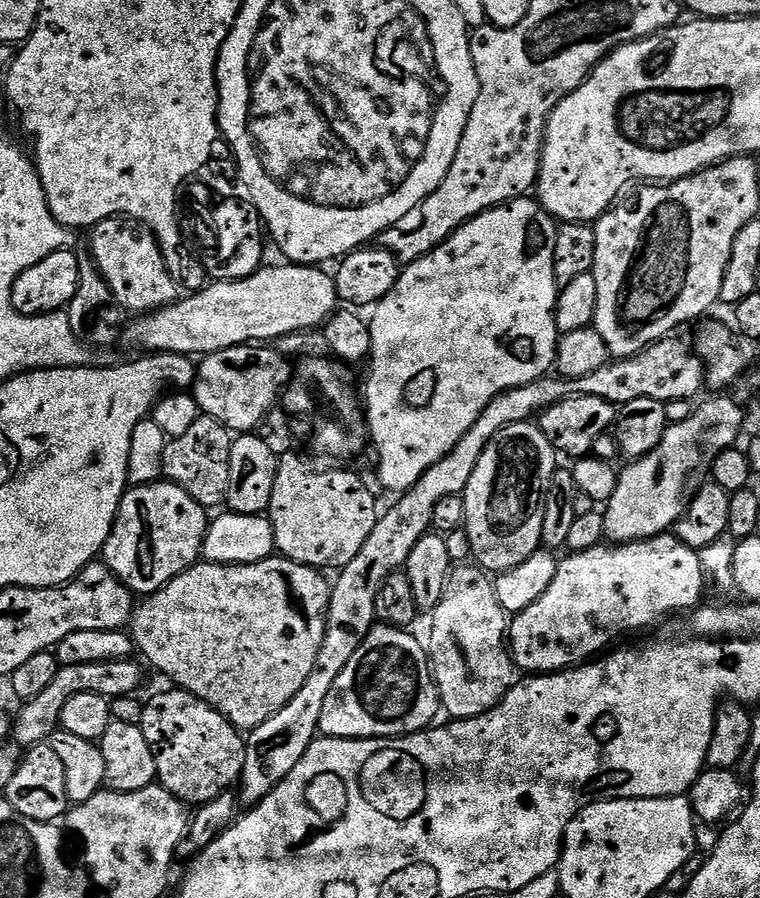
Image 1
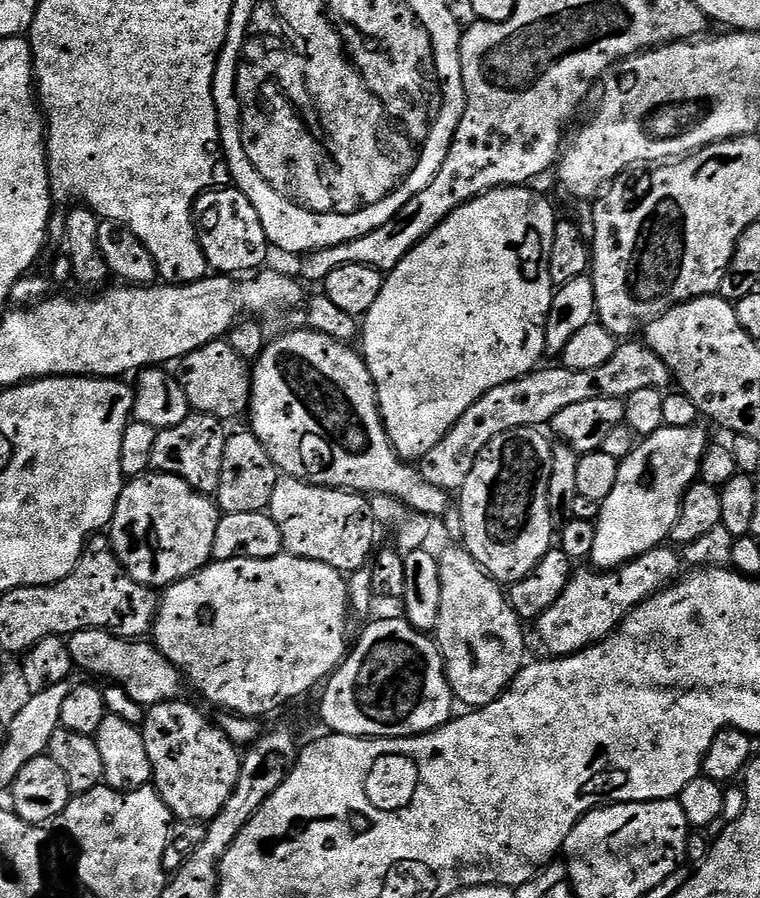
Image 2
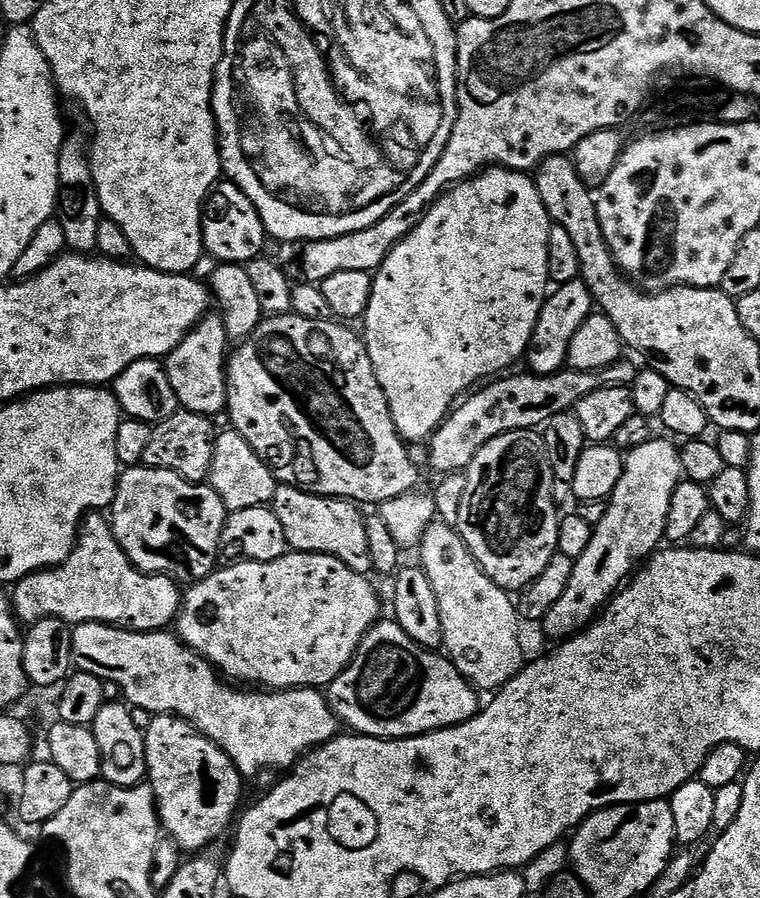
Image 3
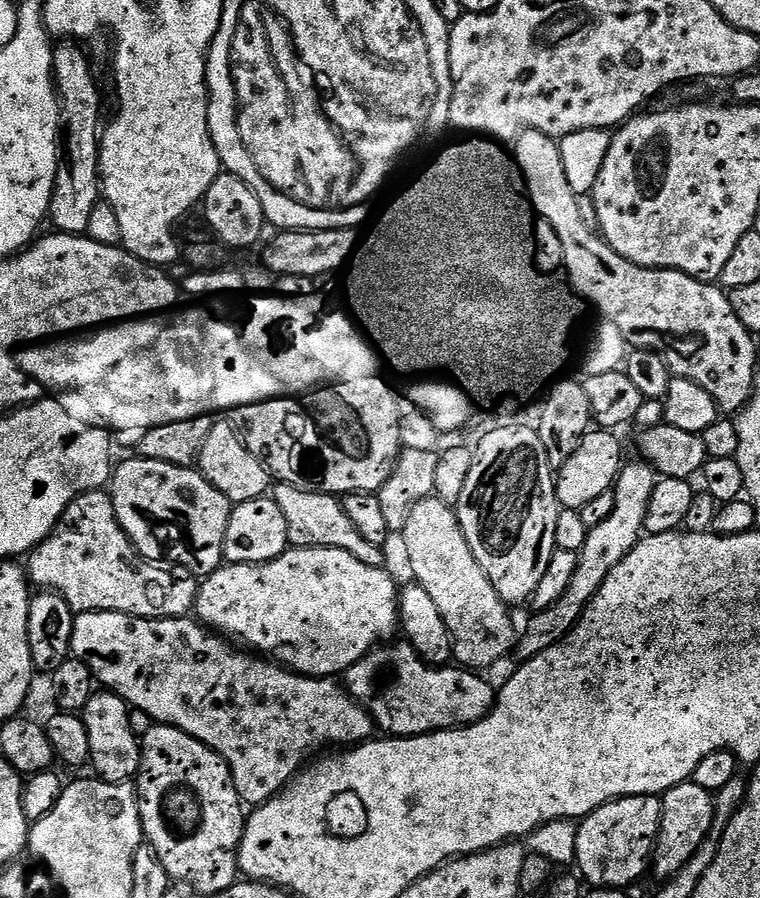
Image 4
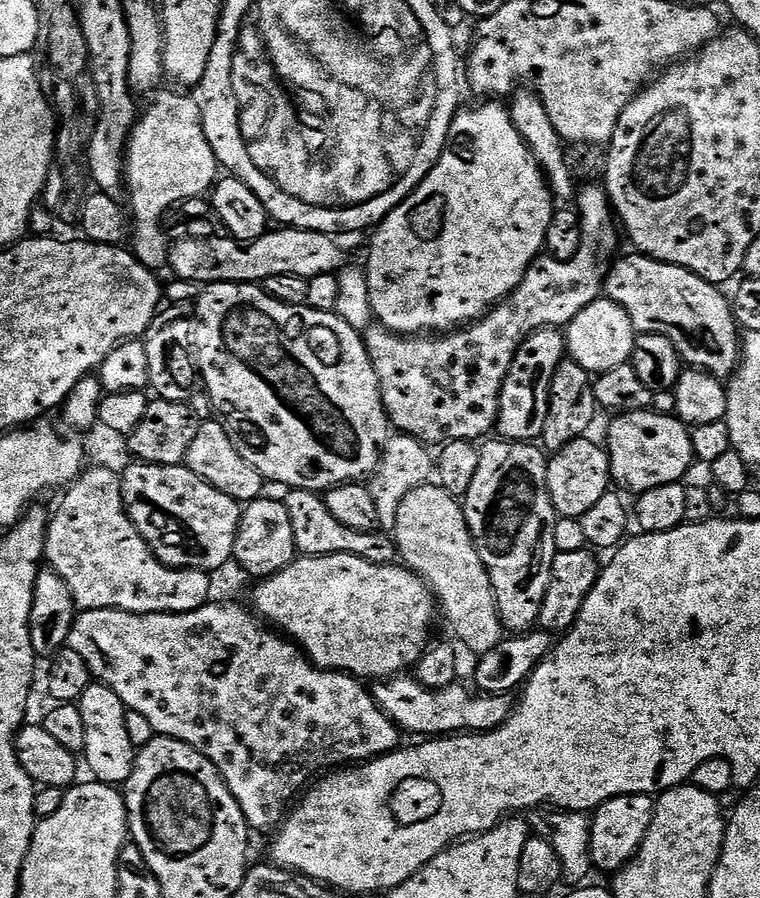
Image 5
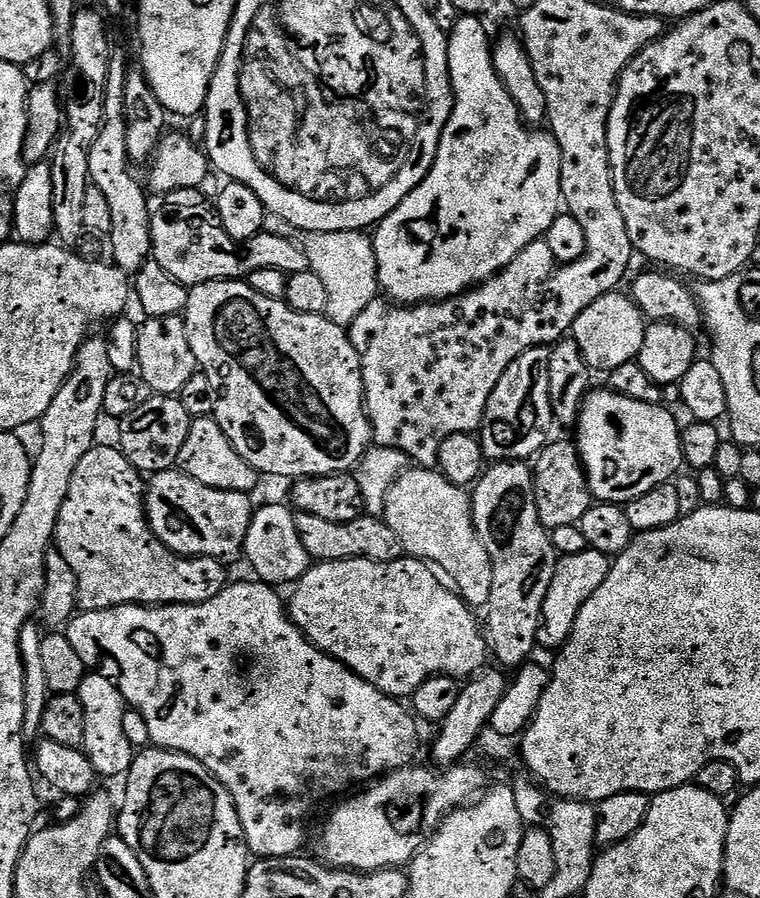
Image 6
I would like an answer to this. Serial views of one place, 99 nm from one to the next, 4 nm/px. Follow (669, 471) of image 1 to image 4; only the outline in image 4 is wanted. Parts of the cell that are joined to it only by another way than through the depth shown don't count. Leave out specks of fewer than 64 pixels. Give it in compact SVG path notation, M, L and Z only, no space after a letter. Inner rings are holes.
M639 462L640 464L625 463L620 469L620 475L616 477L614 491L614 510L605 518L598 526L588 529L588 537L584 543L584 548L578 553L576 561L576 569L570 578L570 586L566 586L566 590L562 594L562 598L558 598L558 602L554 602L546 610L536 612L533 620L529 622L528 629L524 632L524 641L519 641L518 652L520 648L521 661L533 660L539 652L545 652L551 644L561 640L568 631L574 627L580 620L580 615L587 608L589 602L594 598L594 594L598 594L598 590L602 586L602 582L606 582L606 578L610 574L610 570L614 570L614 566L618 566L618 562L622 562L622 558L626 558L630 554L630 550L634 550L634 546L640 543L642 533L644 532L644 519L646 518L646 506L650 504L650 494L654 494L654 486L656 485L658 474L651 464L647 462Z

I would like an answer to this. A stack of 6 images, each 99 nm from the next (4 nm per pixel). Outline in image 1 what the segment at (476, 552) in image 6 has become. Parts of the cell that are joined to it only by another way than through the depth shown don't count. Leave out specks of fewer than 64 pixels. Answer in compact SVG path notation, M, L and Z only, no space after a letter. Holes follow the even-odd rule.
M456 566L449 571L448 581L442 594L442 602L430 614L432 633L426 639L432 677L440 695L440 706L449 712L452 720L469 720L488 712L495 706L517 679L518 672L512 663L510 645L506 639L510 627L509 613L496 601L493 577L479 566Z

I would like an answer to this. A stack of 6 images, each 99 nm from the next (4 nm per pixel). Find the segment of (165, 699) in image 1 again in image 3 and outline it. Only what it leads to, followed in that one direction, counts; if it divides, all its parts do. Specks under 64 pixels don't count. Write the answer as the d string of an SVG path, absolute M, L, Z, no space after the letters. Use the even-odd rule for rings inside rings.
M171 714L153 715L147 731L144 732L146 746L147 783L156 795L156 810L160 814L163 831L176 841L177 846L188 854L200 854L207 844L212 844L228 828L228 823L237 815L236 807L240 804L240 771L234 762L212 740L200 735L181 716Z

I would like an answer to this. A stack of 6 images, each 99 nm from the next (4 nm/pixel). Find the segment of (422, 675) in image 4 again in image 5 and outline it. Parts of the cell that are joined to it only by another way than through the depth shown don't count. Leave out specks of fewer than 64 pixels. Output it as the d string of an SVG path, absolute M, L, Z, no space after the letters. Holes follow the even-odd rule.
M401 674L385 678L371 689L376 704L397 728L405 733L417 732L420 738L444 738L449 734L493 732L508 721L514 707L513 697L508 694L475 694L468 696L463 683L448 688L423 688L411 675Z

